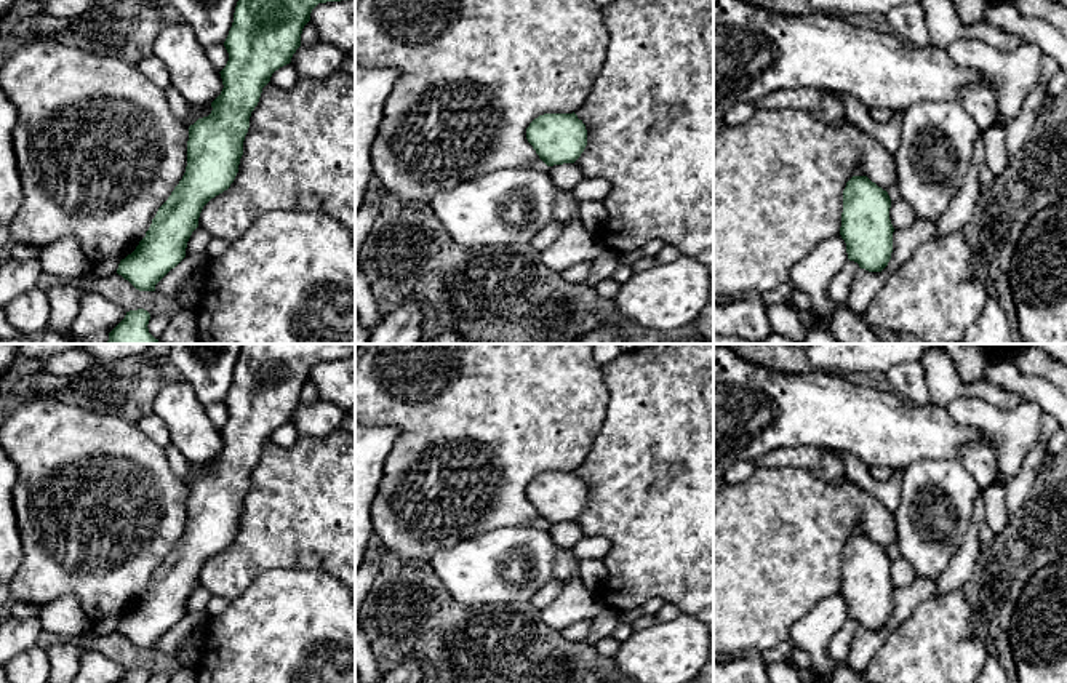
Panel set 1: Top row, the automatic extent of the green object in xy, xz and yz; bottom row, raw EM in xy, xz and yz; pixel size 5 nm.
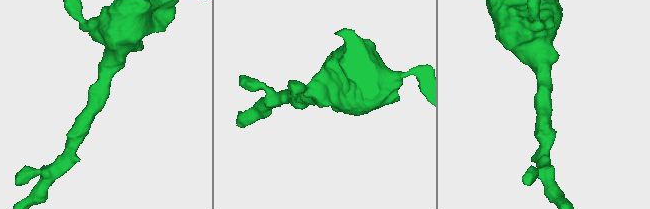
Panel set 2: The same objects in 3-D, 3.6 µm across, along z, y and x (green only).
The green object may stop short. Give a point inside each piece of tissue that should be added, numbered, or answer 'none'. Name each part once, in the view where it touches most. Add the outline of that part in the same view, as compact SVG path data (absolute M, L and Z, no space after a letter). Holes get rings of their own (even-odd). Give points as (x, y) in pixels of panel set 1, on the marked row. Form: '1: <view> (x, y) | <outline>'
none

